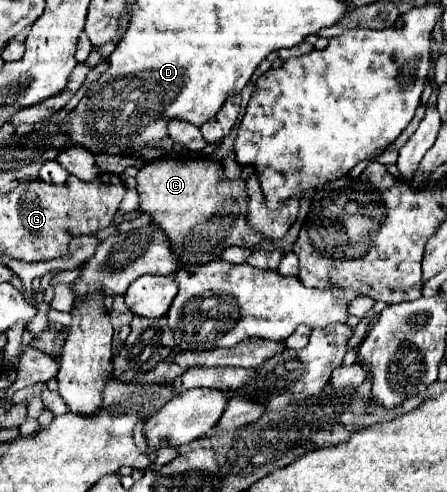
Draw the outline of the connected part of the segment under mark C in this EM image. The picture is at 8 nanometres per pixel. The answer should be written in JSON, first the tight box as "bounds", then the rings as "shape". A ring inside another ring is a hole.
{"bounds":[137,157,263,263],"shape":[[[189,157],[189,159],[155,159],[139,169],[137,173],[137,191],[139,191],[139,209],[153,215],[153,223],[159,225],[171,239],[171,247],[181,263],[209,263],[219,257],[225,247],[255,247],[263,235],[255,231],[247,221],[249,193],[241,179],[227,179],[225,169],[219,161],[207,157]]]}

